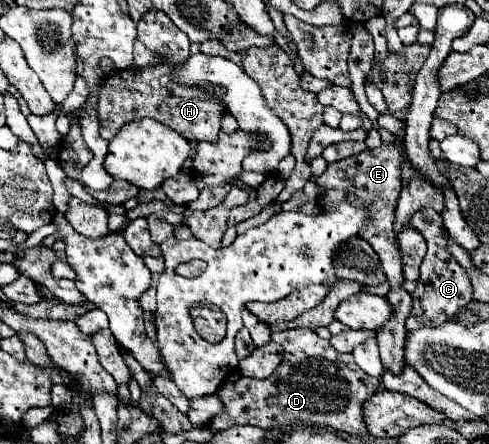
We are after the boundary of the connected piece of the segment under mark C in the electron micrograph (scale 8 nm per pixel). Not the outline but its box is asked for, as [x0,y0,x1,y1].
[405,209,473,329]

